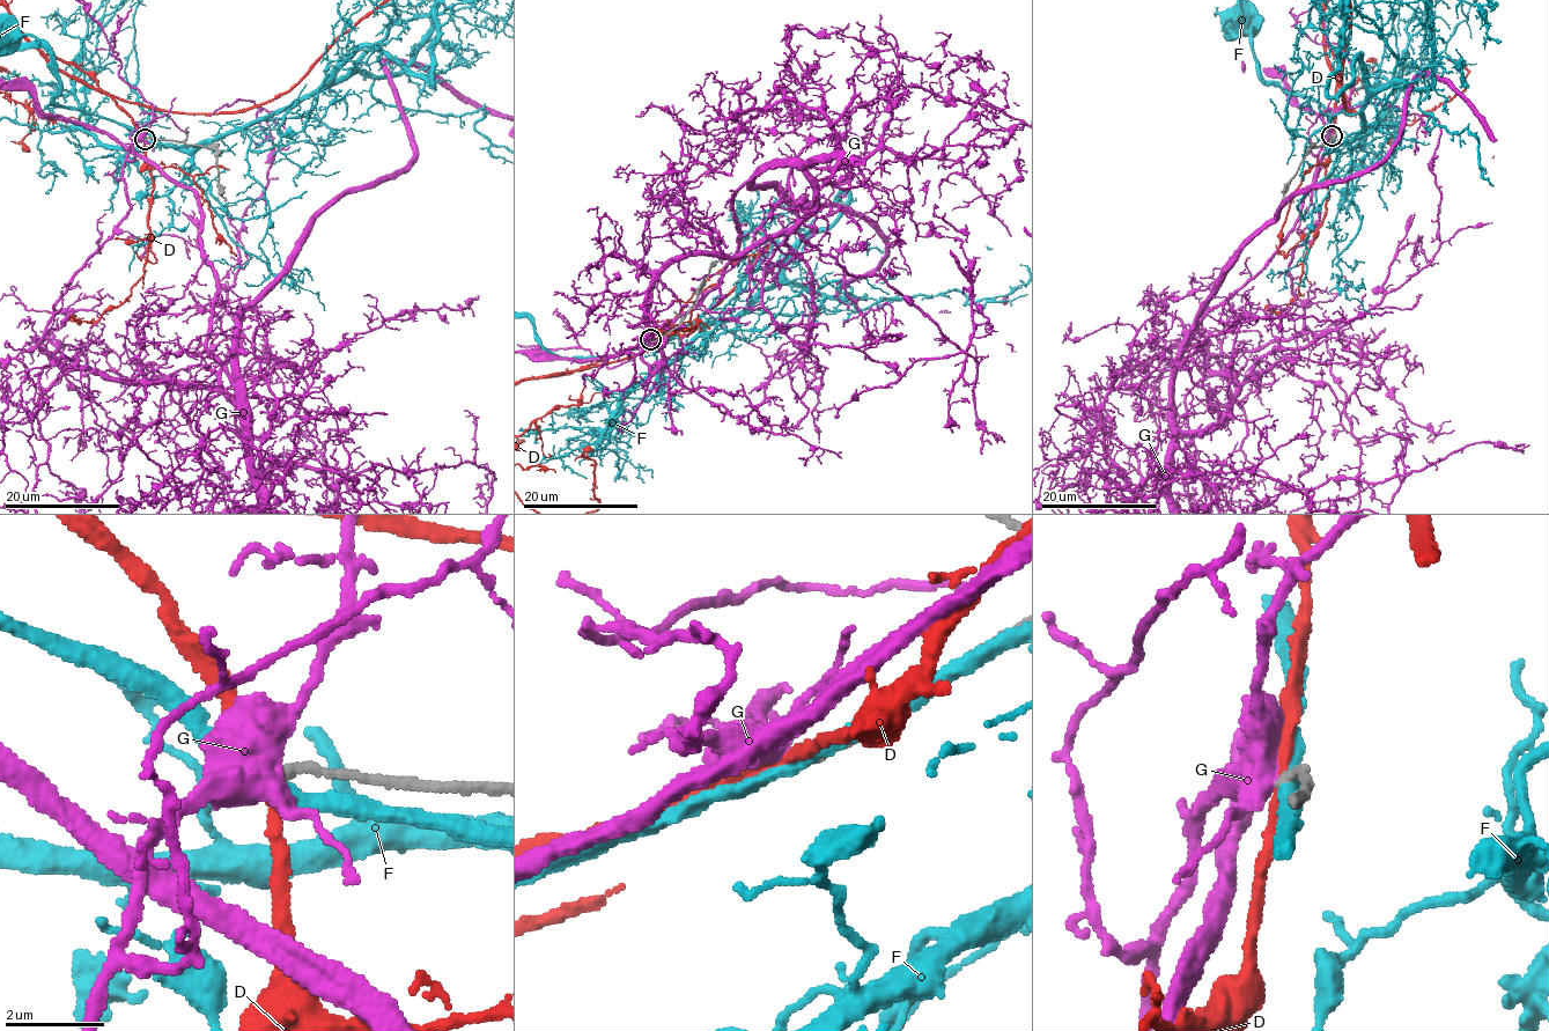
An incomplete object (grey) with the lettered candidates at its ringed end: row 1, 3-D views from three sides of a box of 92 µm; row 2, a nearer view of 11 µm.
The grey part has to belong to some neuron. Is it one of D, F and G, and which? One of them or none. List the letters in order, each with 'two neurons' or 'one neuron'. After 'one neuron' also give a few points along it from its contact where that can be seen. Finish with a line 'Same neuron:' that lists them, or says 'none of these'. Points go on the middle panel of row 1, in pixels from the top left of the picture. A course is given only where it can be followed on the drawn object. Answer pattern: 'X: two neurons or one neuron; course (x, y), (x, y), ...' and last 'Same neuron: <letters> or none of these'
D: two neurons
F: two neurons
G: two neurons
Same neuron: none of these

